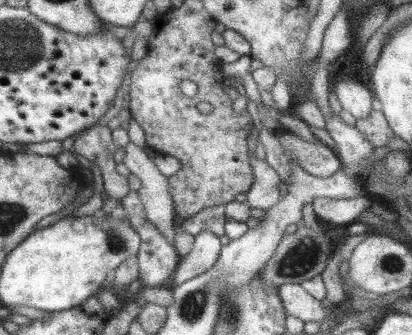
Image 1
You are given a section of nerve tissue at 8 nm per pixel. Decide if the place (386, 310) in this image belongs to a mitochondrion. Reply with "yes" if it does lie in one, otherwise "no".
no

